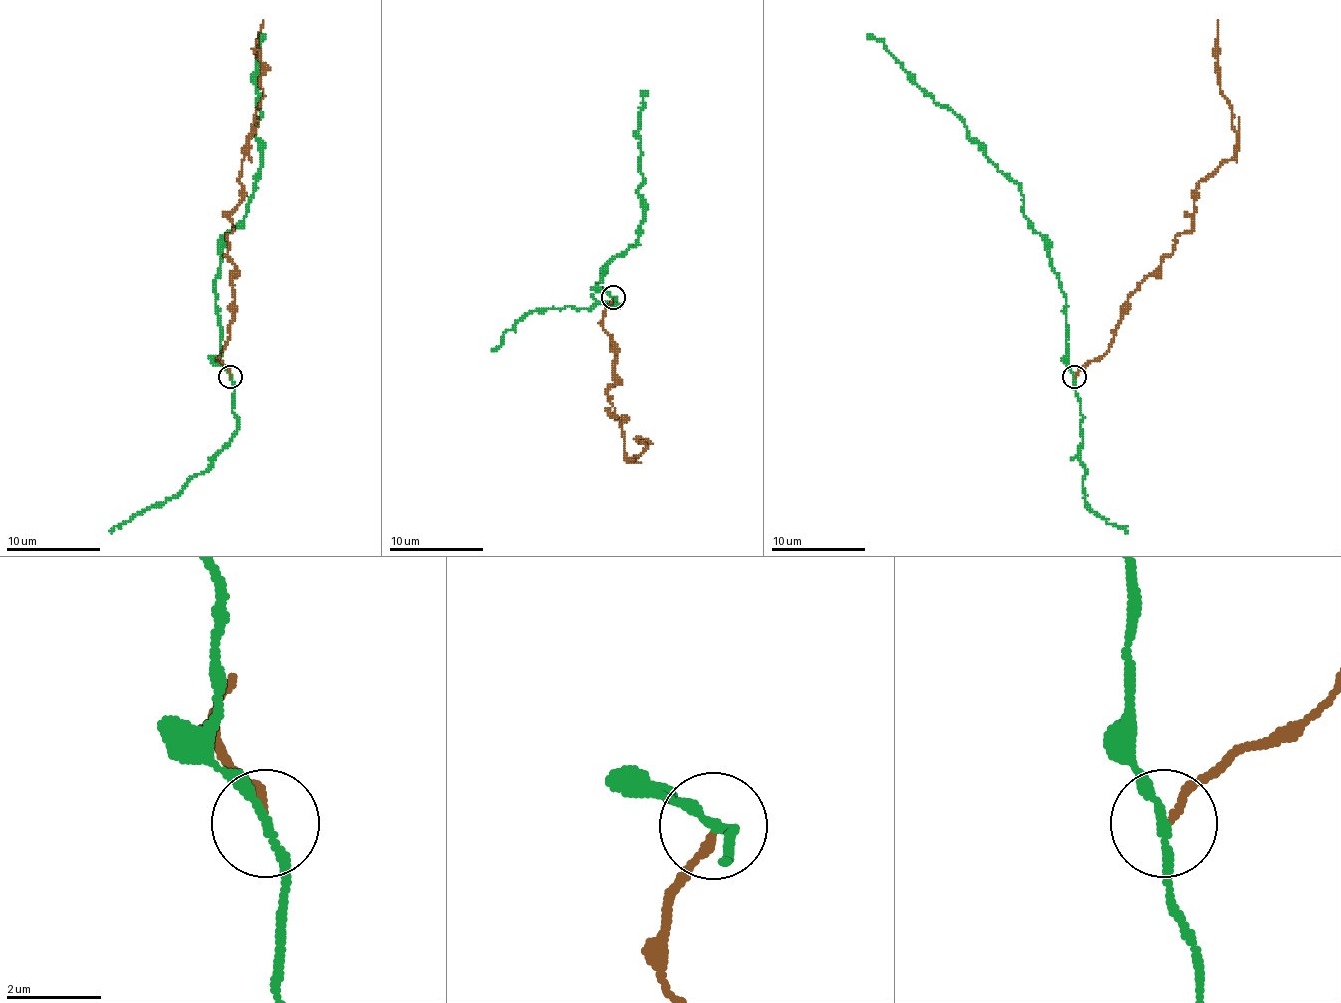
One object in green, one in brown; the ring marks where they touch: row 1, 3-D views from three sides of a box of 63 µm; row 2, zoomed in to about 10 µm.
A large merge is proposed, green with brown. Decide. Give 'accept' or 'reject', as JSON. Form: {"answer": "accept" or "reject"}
{"answer": "reject"}

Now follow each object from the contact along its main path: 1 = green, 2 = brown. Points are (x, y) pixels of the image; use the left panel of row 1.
1: (230, 377), (220, 363), (215, 275), (220, 242), (244, 219), (260, 167), (256, 53), (265, 34)
2: (230, 377), (220, 353), (230, 337), (234, 266), (225, 254), (263, 93), (263, 20)

